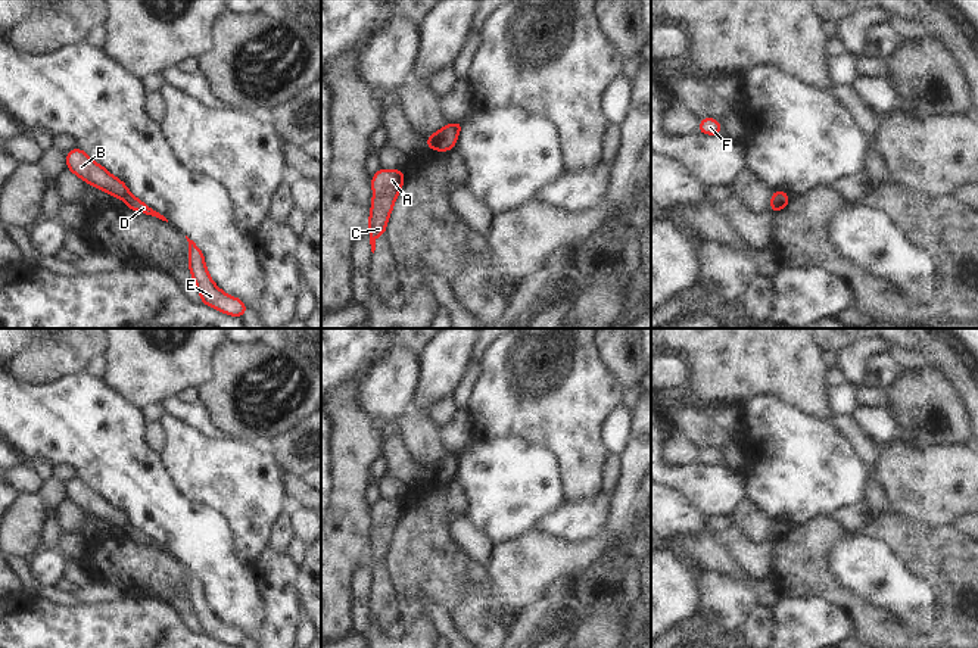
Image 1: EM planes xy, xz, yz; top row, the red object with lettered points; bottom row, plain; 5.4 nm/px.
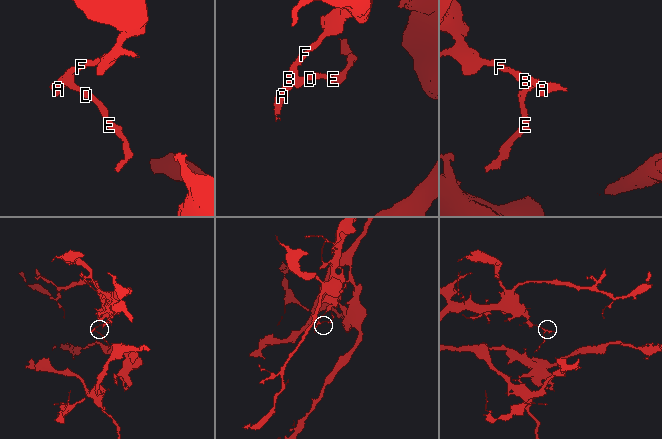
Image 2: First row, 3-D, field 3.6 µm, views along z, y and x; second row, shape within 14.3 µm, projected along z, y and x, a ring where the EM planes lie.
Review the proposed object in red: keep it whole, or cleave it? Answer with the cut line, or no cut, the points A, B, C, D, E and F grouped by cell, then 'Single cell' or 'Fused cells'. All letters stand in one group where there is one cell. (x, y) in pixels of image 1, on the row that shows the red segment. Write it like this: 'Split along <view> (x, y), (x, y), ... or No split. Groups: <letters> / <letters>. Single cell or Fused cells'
Split along xy (128, 192), (121, 198). Groups: A B C F / D E. Fused cells.

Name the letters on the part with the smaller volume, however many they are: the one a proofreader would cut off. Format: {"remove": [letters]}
{"remove": ["D", "E"]}

